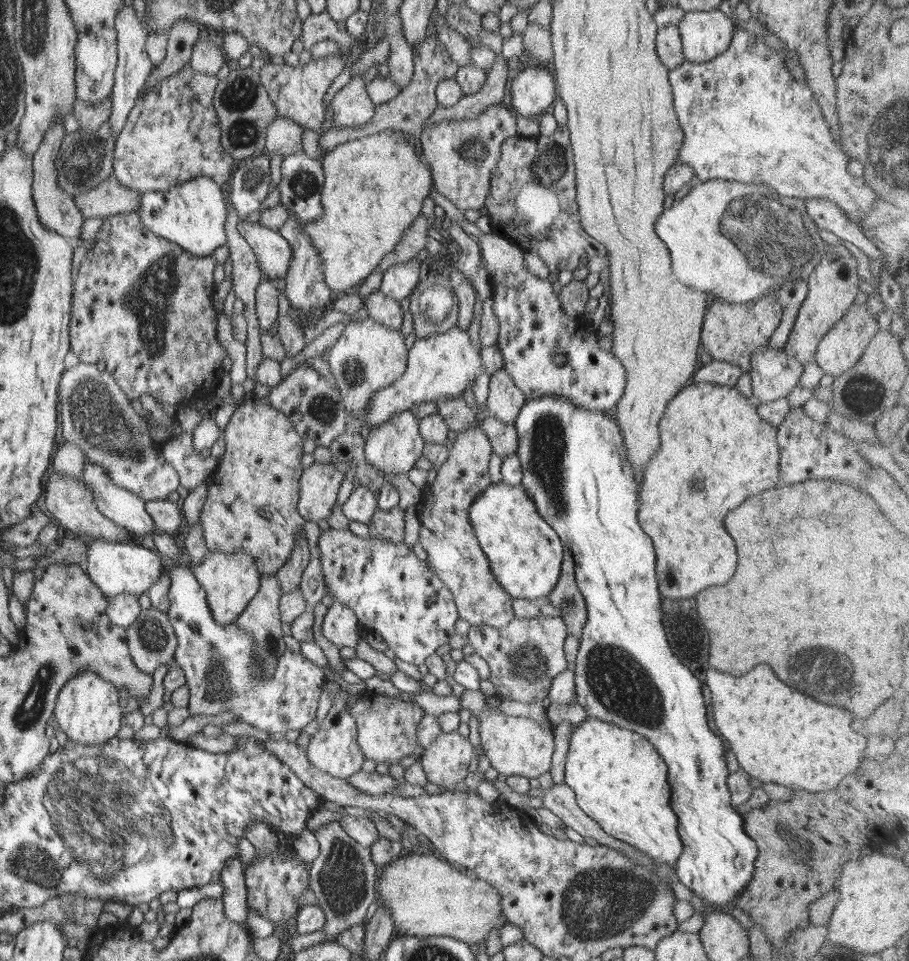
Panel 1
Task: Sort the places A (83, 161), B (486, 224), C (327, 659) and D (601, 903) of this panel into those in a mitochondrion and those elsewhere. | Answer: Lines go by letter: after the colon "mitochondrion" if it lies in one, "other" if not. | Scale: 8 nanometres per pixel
A: mitochondrion
B: other
C: other
D: mitochondrion

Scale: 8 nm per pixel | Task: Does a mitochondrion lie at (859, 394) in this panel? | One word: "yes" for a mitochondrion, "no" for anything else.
yes

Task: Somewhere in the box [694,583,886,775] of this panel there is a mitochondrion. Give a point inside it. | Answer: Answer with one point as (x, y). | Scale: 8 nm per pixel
(815, 670)

